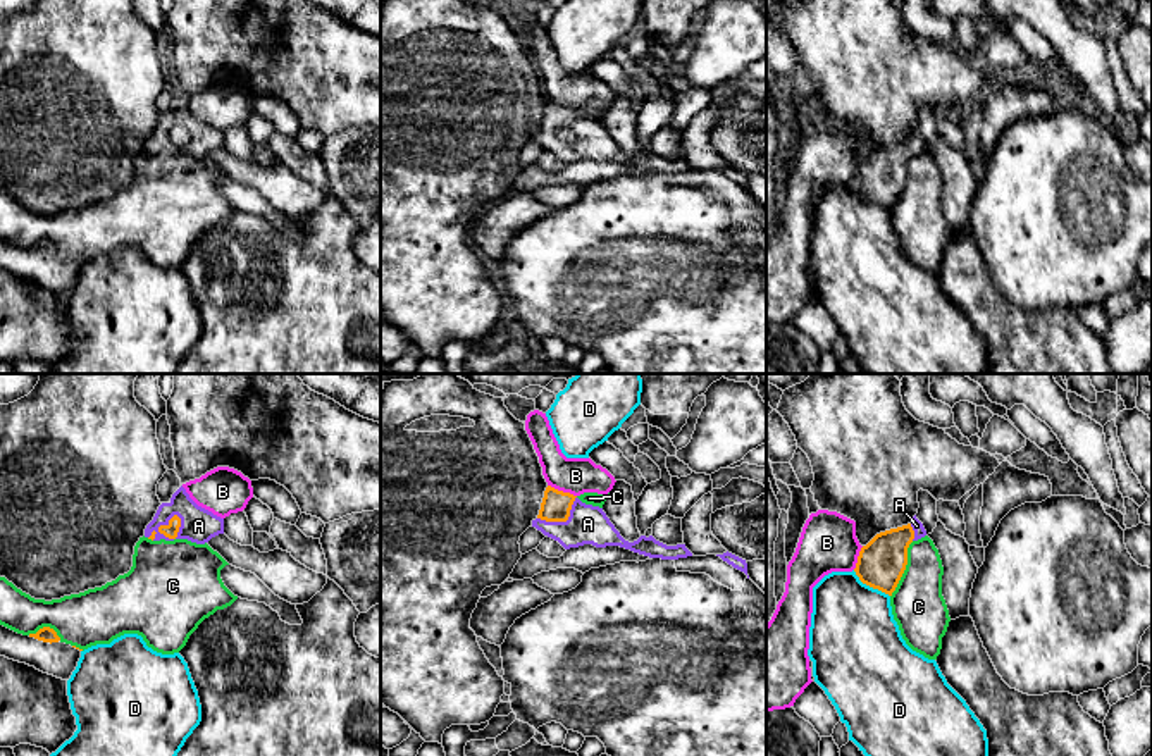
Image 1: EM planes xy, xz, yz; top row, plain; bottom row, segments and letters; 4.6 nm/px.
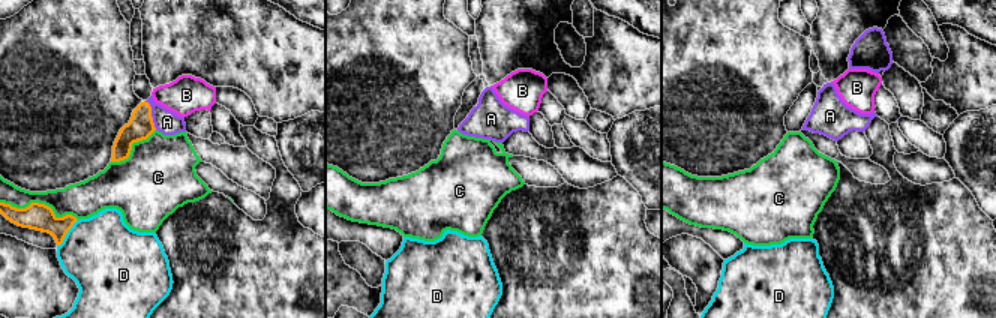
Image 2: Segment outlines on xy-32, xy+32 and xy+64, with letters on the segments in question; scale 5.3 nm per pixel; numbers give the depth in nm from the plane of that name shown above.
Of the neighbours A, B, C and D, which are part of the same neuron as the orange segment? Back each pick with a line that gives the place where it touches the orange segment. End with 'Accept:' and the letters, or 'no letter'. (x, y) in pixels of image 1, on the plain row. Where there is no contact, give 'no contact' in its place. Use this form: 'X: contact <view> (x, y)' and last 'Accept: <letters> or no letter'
A: contact xy (164, 140)
Accept: A

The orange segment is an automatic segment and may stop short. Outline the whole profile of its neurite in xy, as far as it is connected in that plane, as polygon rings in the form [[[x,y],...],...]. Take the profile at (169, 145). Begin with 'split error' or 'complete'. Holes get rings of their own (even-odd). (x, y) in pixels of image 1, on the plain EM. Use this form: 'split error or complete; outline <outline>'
split error; outline [[[183,100],[169,117],[158,121],[145,143],[145,152],[152,155],[188,153],[196,158],[205,158],[219,148],[224,148],[224,133],[198,121]]]

